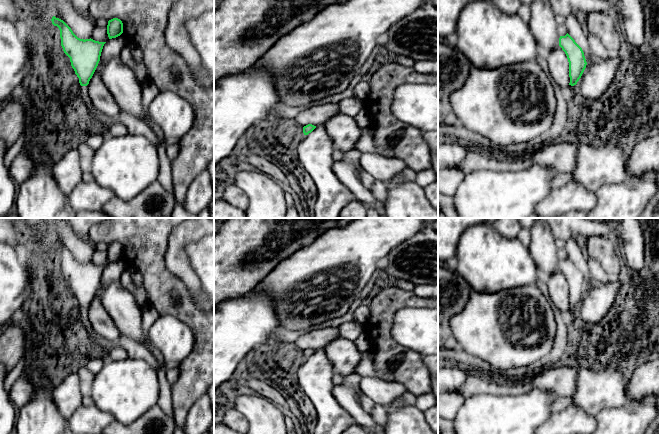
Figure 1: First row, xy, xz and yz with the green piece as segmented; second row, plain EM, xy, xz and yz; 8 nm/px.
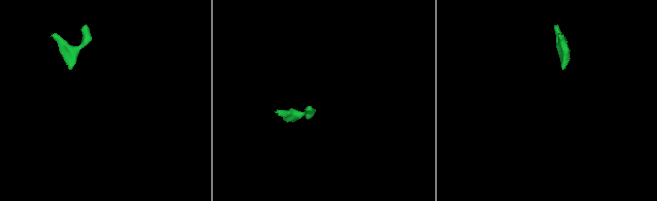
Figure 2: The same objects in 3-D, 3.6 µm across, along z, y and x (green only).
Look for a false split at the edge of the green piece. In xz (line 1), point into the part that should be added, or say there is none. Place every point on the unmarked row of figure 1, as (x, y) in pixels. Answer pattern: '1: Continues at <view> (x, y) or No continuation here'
1: No continuation here

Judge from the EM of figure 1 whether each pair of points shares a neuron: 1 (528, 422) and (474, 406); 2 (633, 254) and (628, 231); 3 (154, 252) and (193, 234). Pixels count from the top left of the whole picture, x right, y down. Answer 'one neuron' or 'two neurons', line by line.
1: one neuron
2: one neuron
3: two neurons

